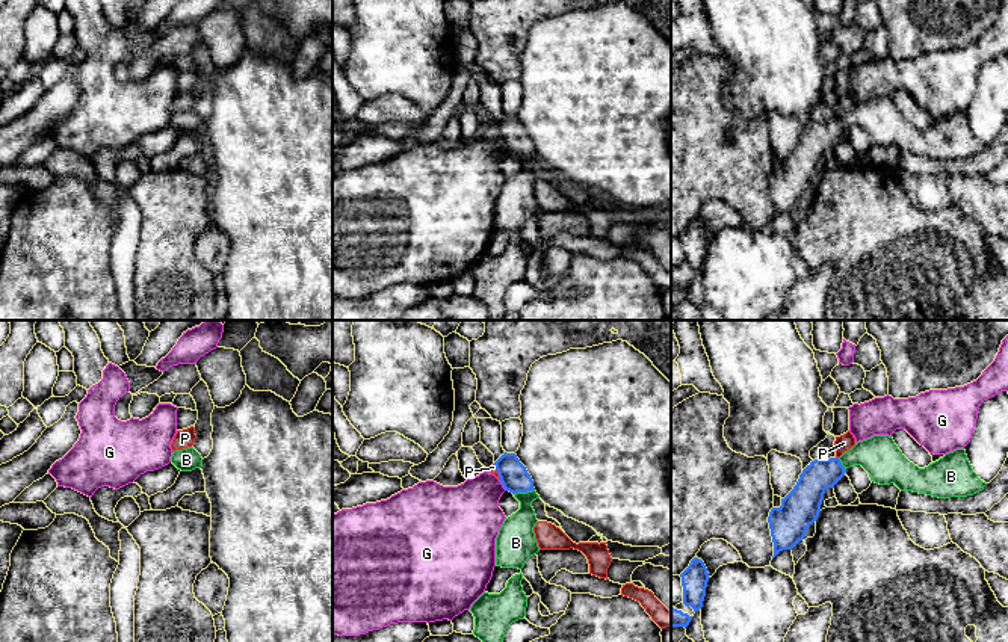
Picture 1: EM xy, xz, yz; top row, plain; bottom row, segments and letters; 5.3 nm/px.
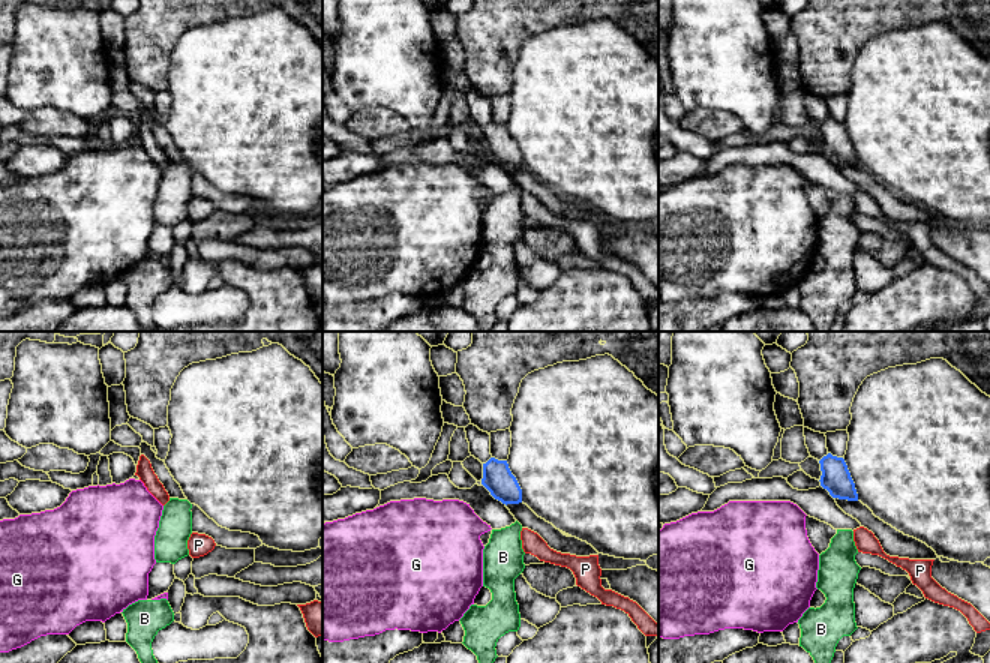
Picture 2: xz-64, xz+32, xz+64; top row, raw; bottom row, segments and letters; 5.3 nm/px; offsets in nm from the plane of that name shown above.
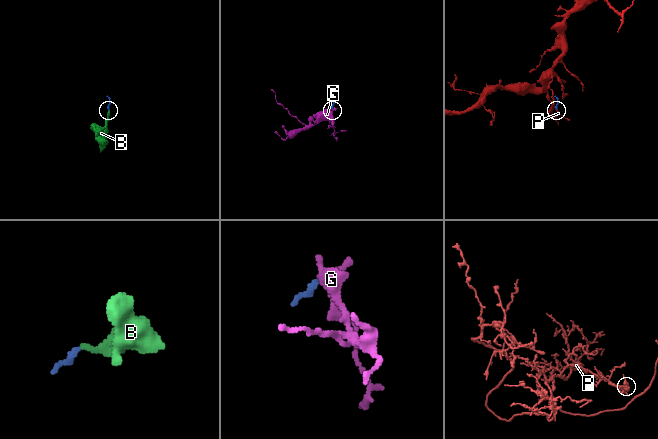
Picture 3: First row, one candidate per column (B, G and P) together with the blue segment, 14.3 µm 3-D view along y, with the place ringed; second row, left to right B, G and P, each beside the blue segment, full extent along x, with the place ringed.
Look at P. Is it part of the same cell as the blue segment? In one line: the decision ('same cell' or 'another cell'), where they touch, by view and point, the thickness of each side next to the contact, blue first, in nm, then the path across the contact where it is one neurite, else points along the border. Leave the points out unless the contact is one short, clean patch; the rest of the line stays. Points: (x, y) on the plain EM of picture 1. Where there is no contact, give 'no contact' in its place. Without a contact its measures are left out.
another cell; contact xz (497, 133); calibres 150 and 30 nm; border xz (493, 126), (500, 141)

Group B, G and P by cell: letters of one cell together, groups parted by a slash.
B / G / P

